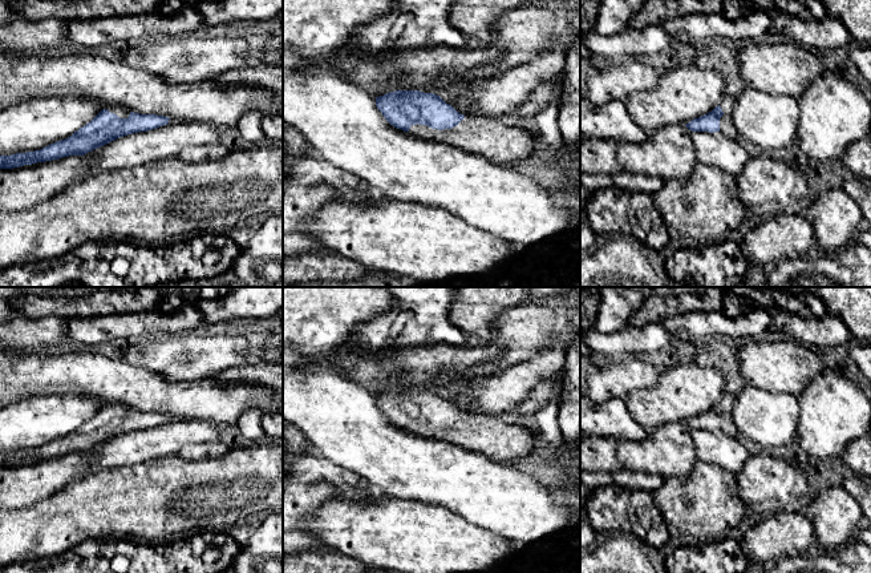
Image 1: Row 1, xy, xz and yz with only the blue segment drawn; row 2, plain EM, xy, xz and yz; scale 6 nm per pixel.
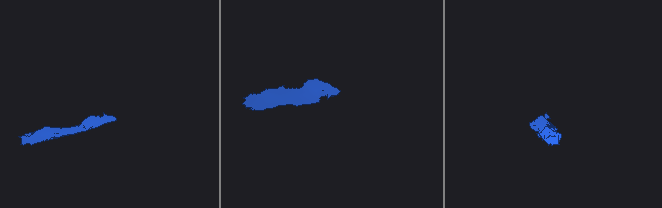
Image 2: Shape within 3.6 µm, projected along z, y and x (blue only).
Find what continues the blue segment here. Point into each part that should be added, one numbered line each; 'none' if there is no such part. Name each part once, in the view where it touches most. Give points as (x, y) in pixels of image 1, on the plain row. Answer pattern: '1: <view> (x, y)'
1: xz (499, 442)

